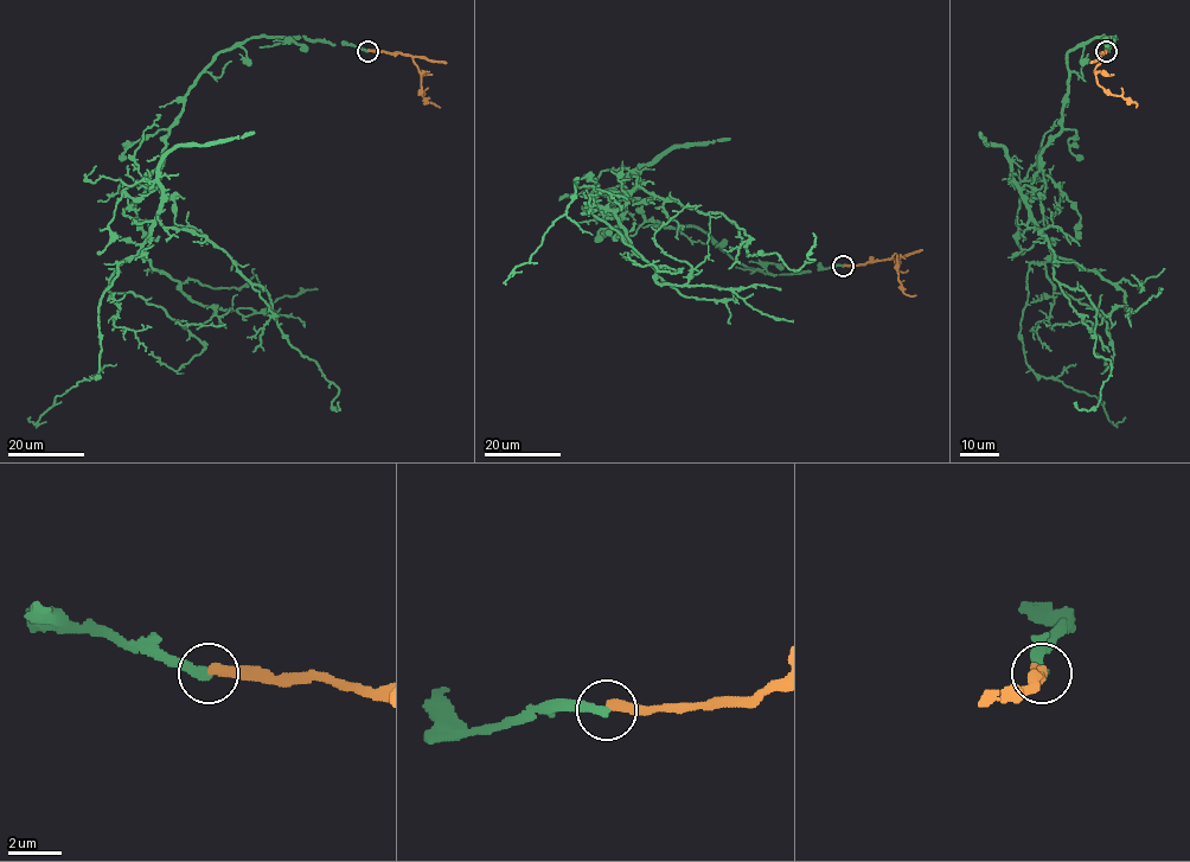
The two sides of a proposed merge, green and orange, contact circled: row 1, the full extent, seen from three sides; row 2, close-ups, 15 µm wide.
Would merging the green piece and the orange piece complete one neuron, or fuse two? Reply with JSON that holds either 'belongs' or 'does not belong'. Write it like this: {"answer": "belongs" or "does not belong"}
{"answer": "does not belong"}

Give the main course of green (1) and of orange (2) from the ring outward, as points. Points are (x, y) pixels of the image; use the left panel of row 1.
1: (368, 51), (236, 42), (125, 190), (160, 185), (159, 221), (268, 293), (337, 402)
2: (368, 51), (409, 55), (418, 70), (421, 93), (440, 107)

